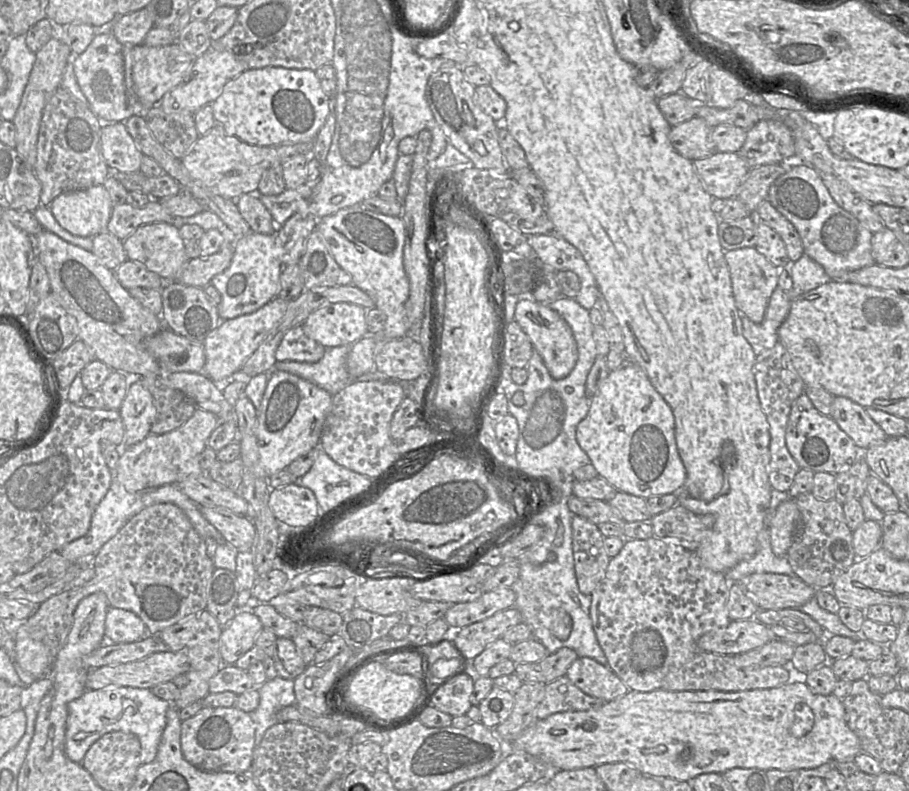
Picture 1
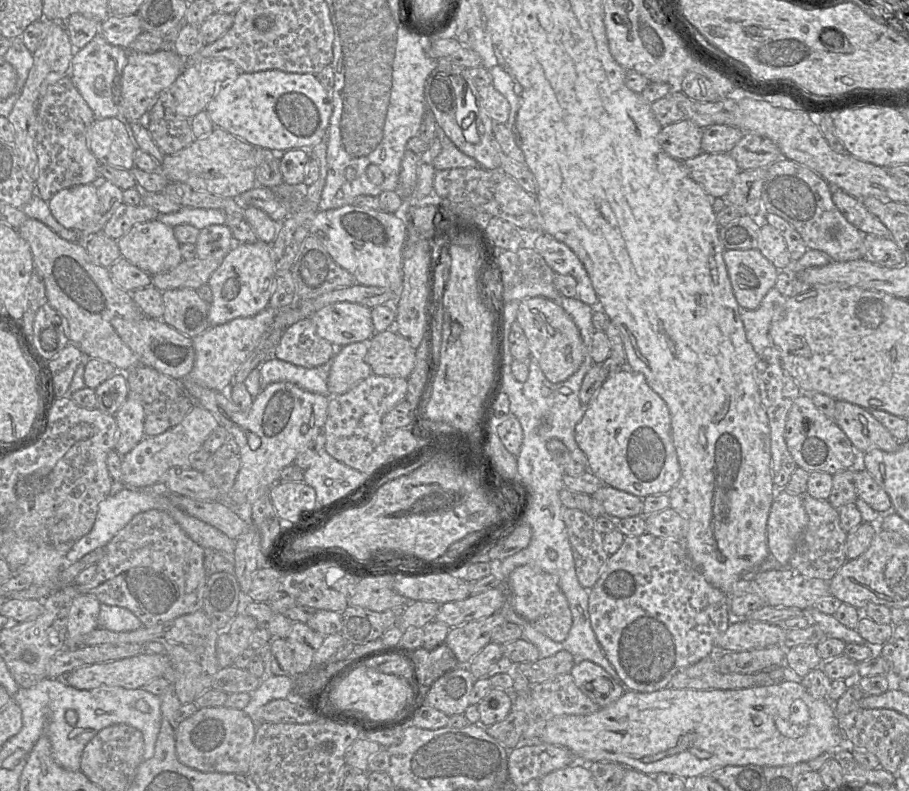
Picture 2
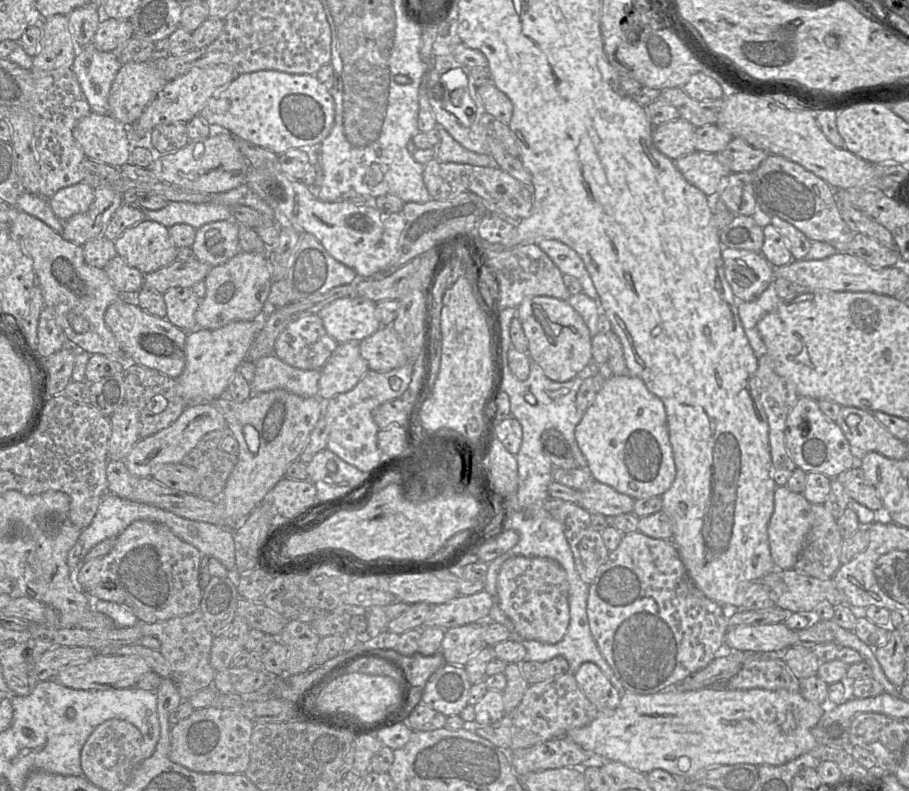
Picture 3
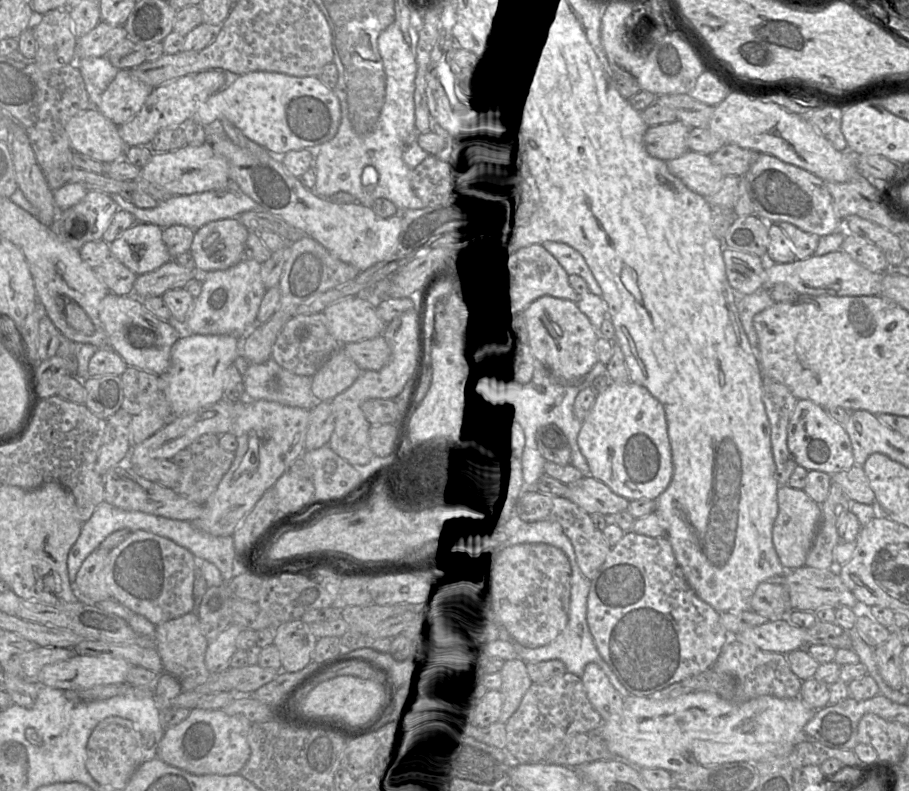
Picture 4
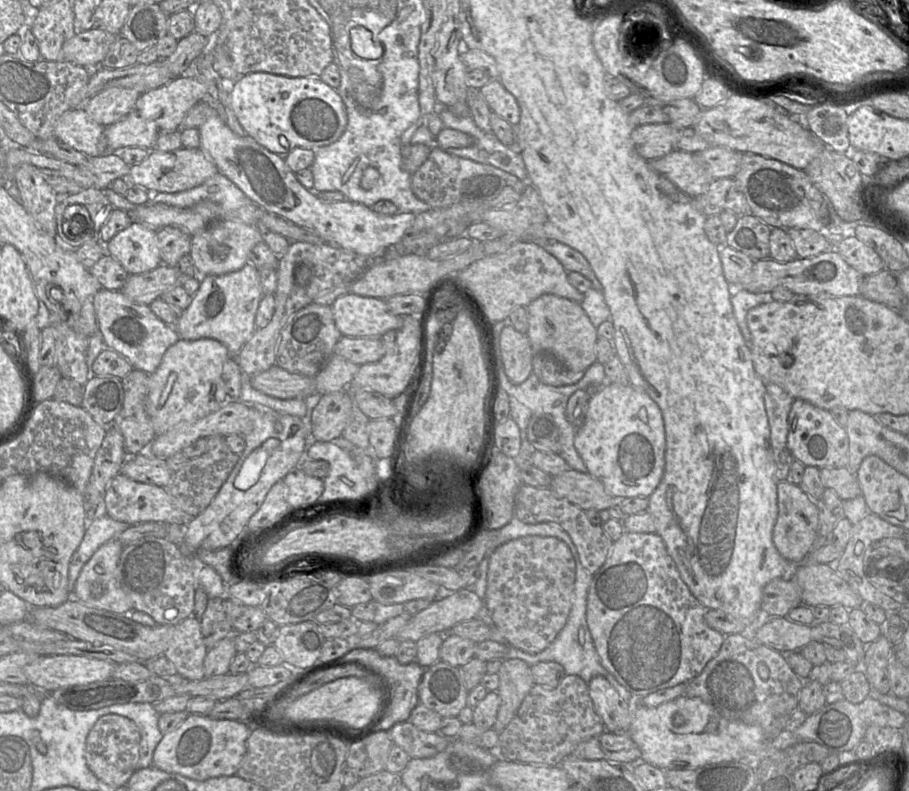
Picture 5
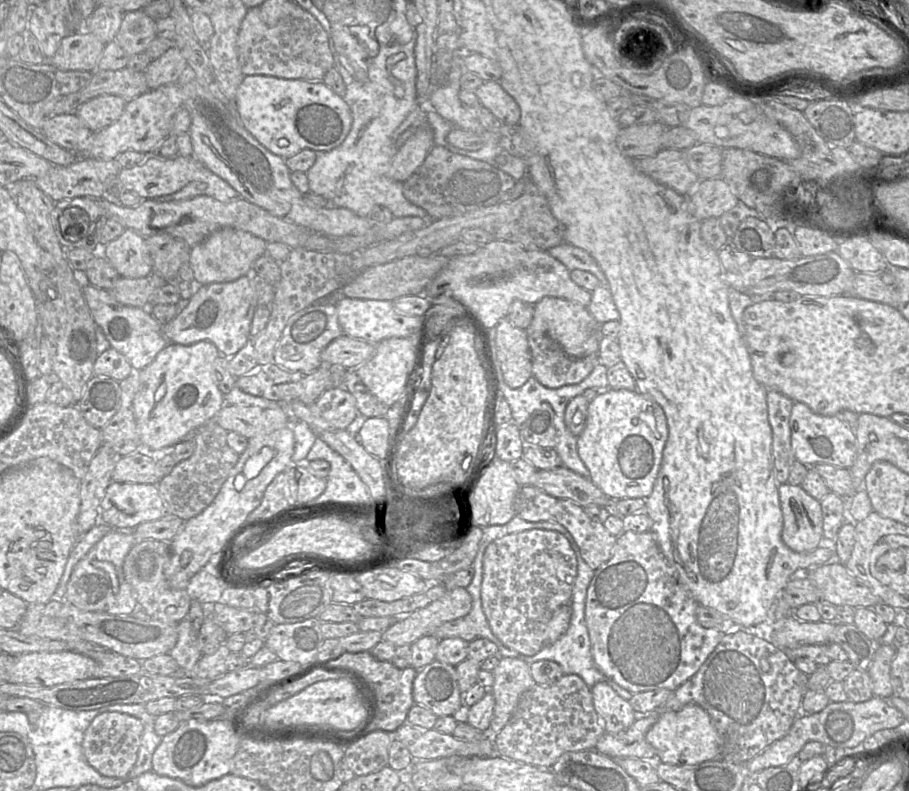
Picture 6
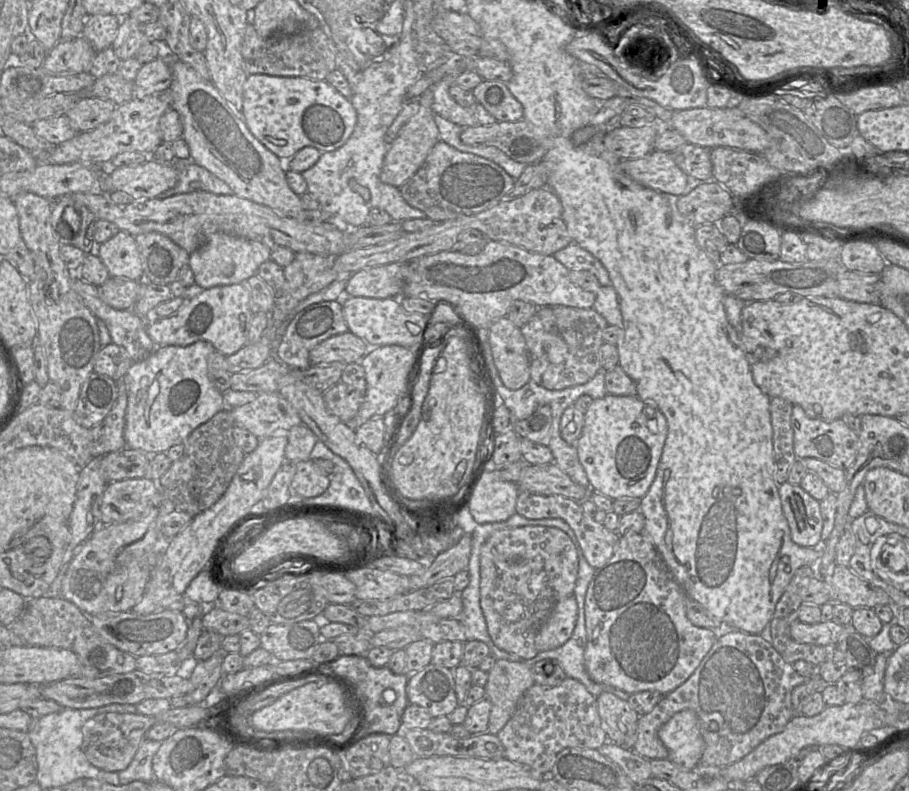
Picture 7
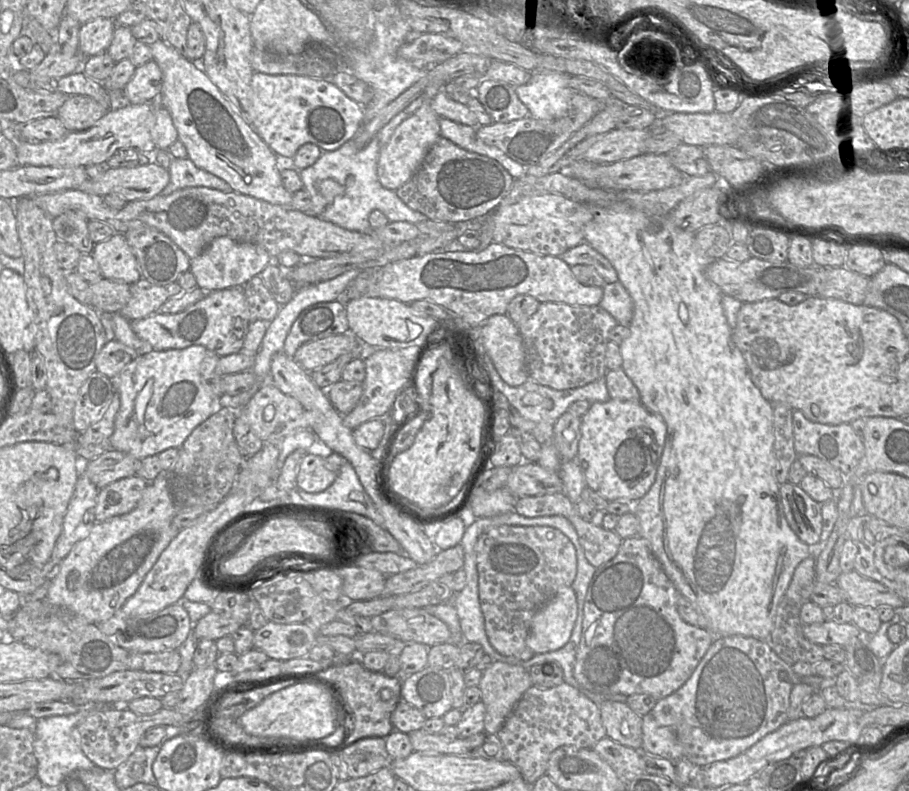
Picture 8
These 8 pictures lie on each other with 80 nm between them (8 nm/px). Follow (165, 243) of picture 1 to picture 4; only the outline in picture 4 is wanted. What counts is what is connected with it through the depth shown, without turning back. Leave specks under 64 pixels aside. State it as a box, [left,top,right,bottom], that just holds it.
[109,222,172,275]

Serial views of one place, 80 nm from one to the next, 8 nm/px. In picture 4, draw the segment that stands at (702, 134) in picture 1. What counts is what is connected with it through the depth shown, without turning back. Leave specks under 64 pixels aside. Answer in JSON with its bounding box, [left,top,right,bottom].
[643,121,689,161]

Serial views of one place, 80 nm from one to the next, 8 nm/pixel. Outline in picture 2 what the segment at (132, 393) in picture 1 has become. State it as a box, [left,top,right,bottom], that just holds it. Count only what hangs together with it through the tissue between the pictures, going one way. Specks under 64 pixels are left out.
[114,392,145,456]

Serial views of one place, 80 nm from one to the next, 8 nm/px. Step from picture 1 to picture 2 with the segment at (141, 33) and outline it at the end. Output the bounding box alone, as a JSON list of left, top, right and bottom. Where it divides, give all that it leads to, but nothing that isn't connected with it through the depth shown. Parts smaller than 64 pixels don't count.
[99,14,143,49]

